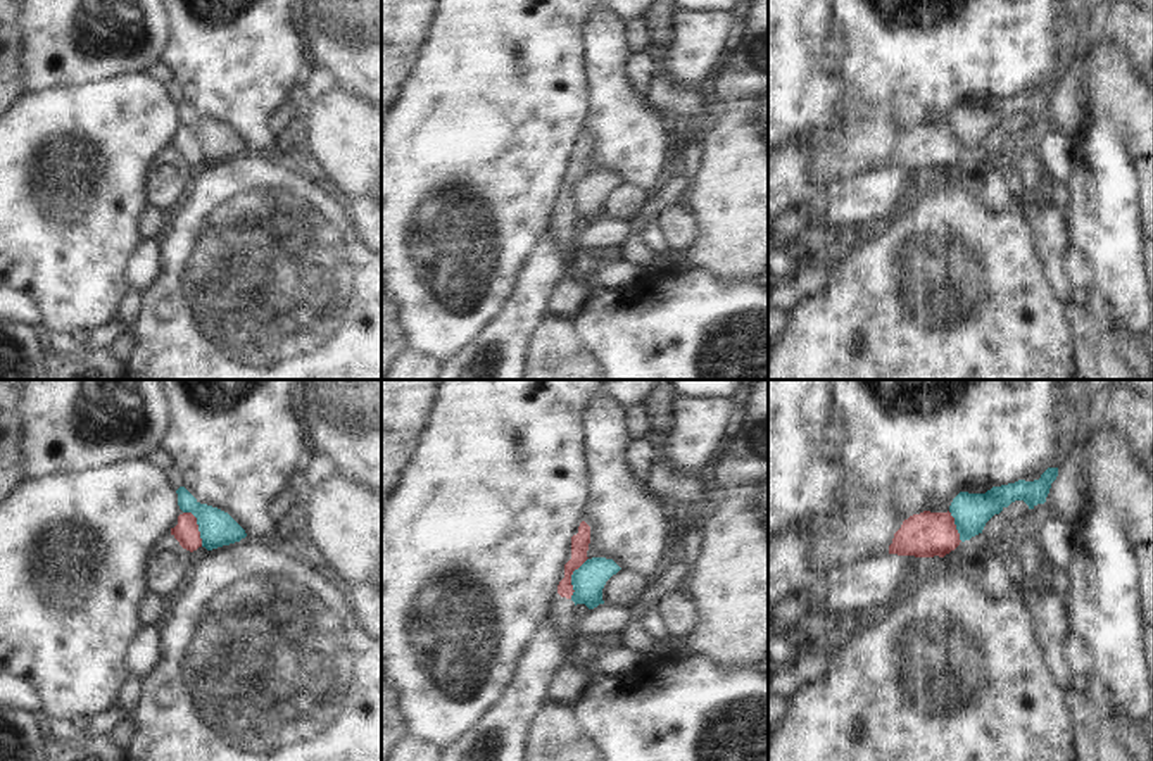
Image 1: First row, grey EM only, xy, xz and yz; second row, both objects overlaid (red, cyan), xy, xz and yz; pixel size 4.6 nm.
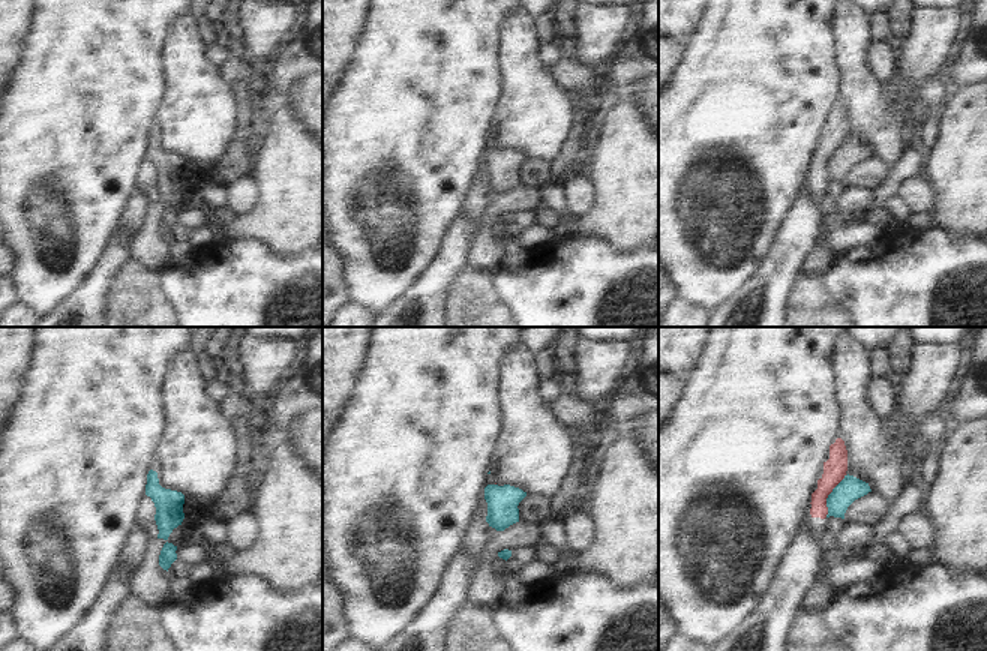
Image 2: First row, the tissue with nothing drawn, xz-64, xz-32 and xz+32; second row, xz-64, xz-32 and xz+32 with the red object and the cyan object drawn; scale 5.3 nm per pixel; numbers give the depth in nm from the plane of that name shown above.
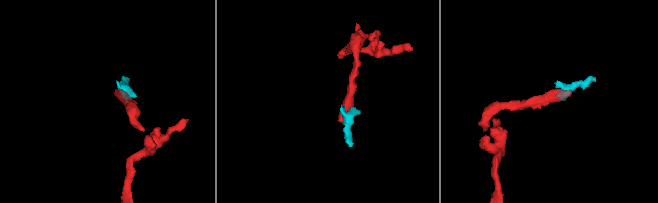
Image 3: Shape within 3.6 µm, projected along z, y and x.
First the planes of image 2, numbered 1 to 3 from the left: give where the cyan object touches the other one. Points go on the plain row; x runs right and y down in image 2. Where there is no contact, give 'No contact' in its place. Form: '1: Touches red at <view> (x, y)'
1: No contact
2: No contact
3: Touches red at xz+32 (828, 158).

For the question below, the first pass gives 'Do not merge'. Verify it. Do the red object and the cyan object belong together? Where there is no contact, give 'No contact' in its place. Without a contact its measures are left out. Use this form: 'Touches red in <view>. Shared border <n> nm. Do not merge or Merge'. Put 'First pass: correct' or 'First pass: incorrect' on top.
First pass: correct
Touches red in xy. Shared border 190 nm. Do not merge.

